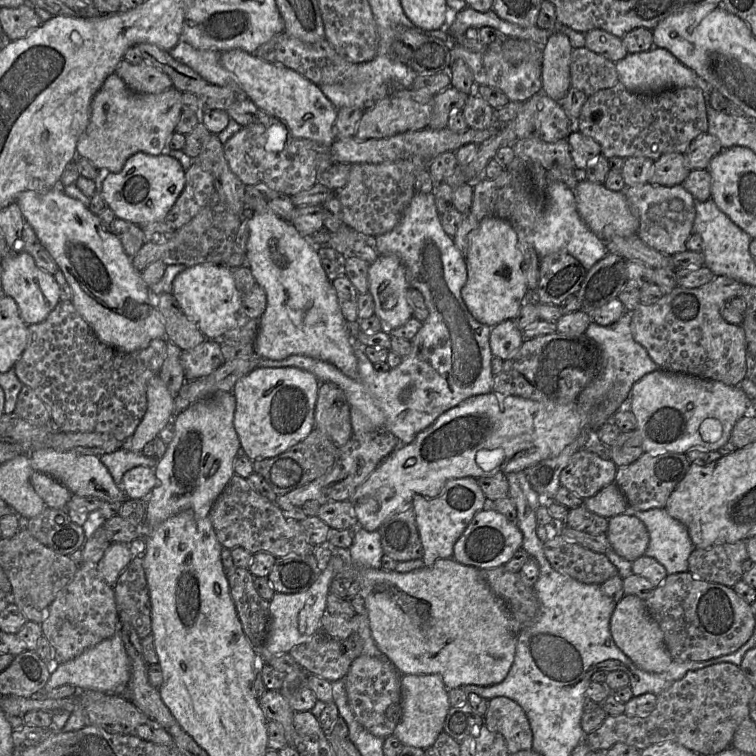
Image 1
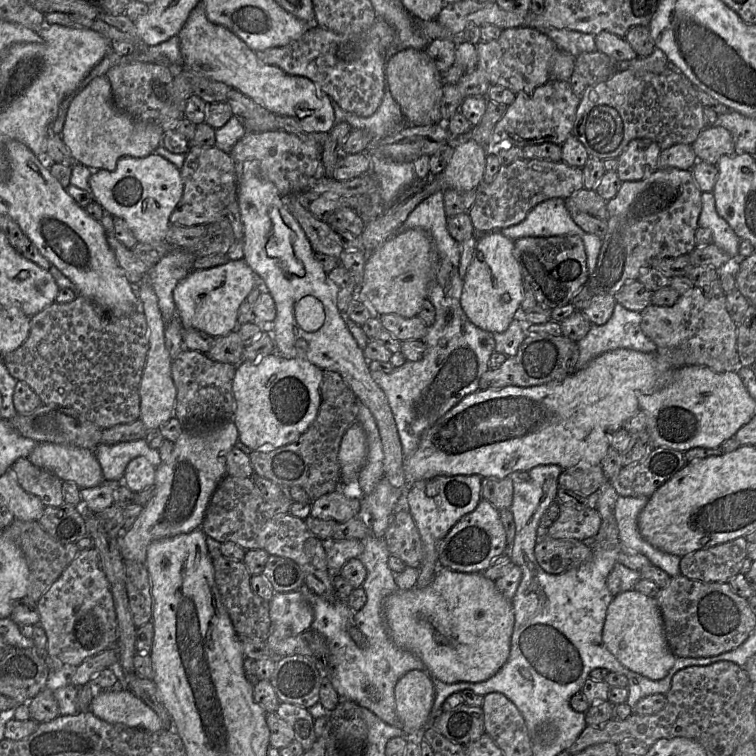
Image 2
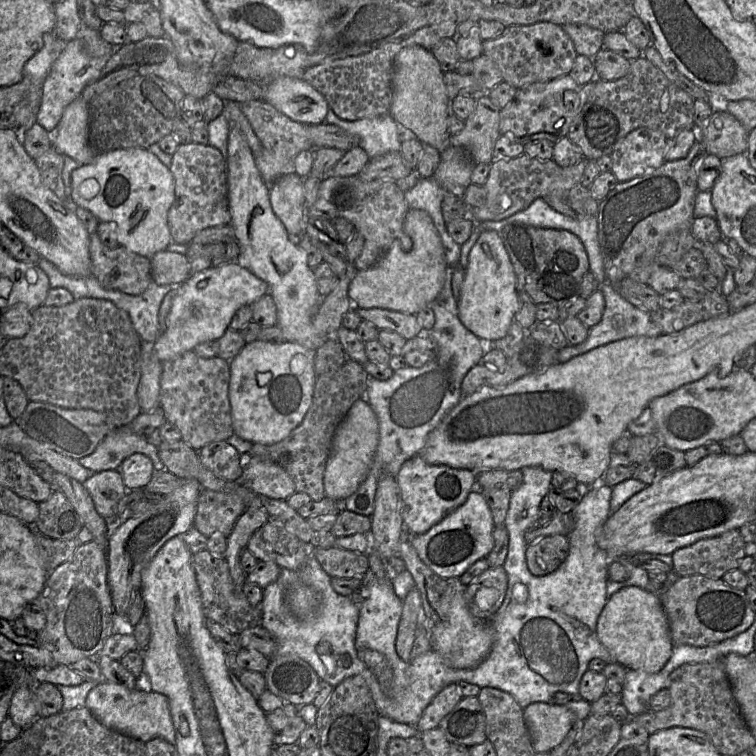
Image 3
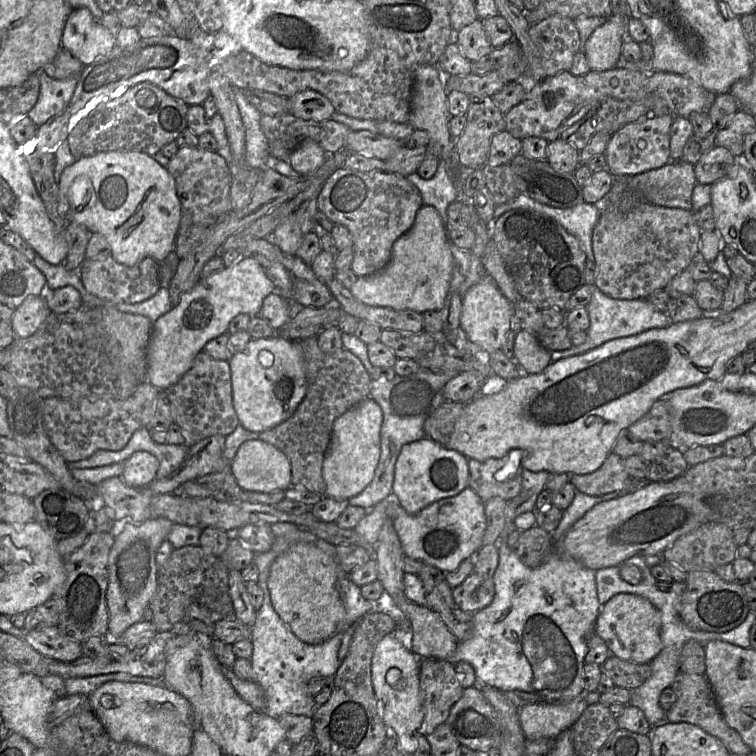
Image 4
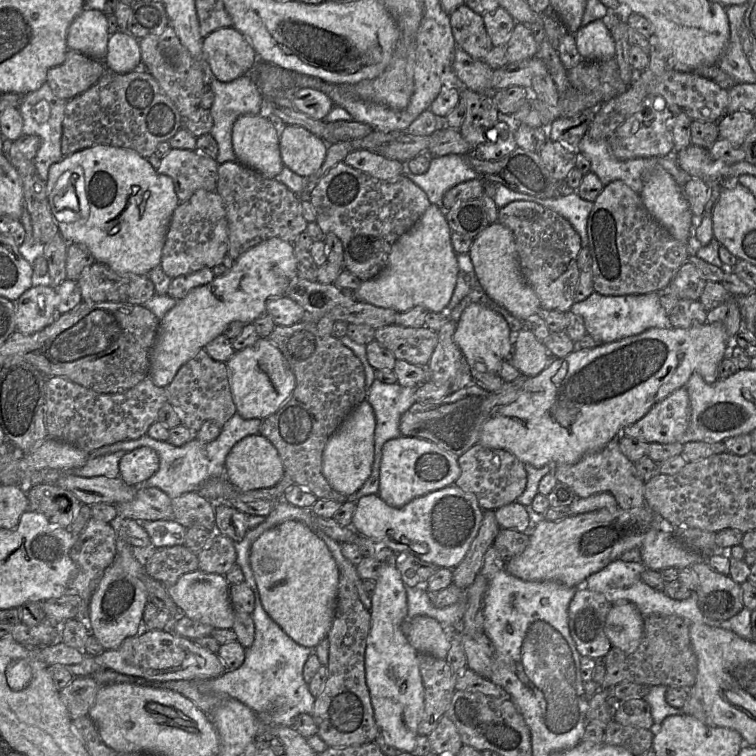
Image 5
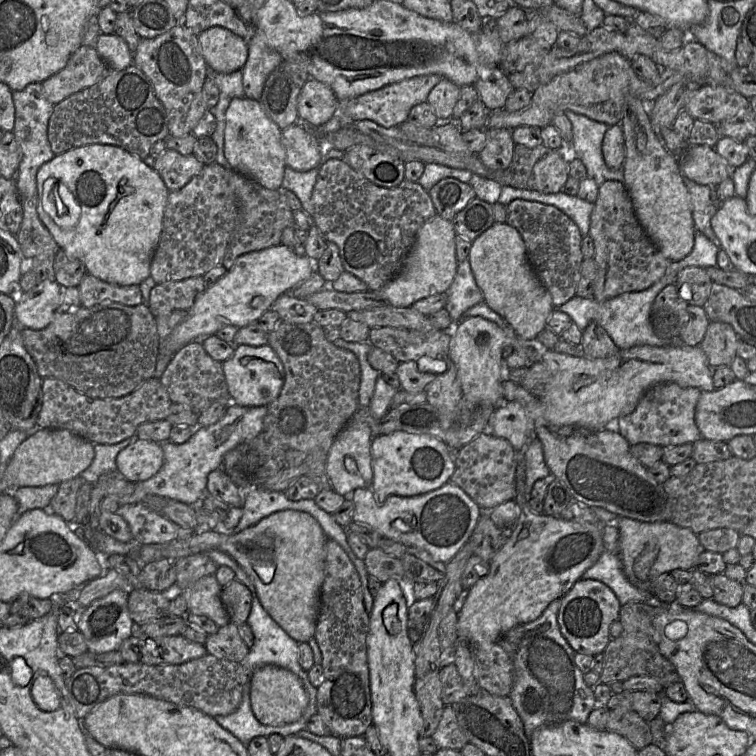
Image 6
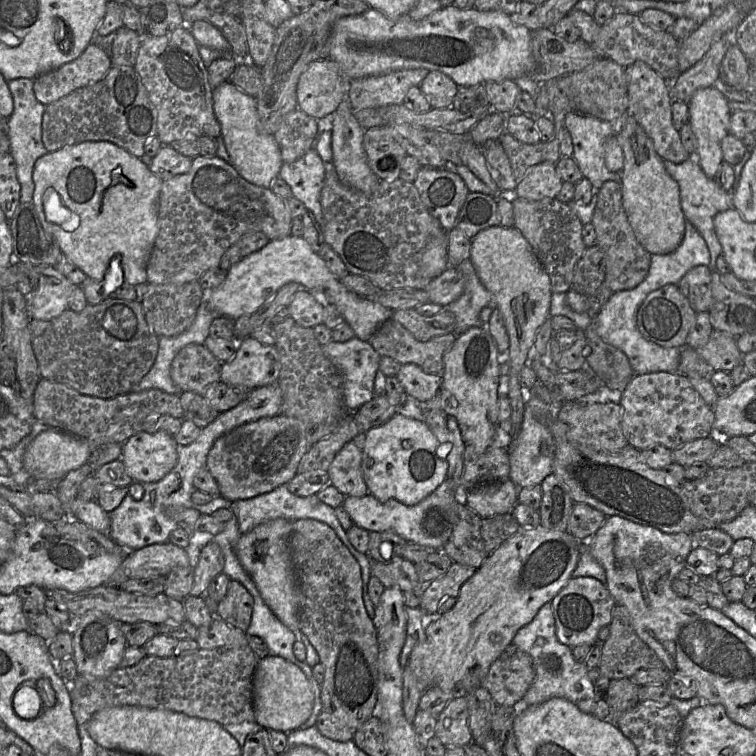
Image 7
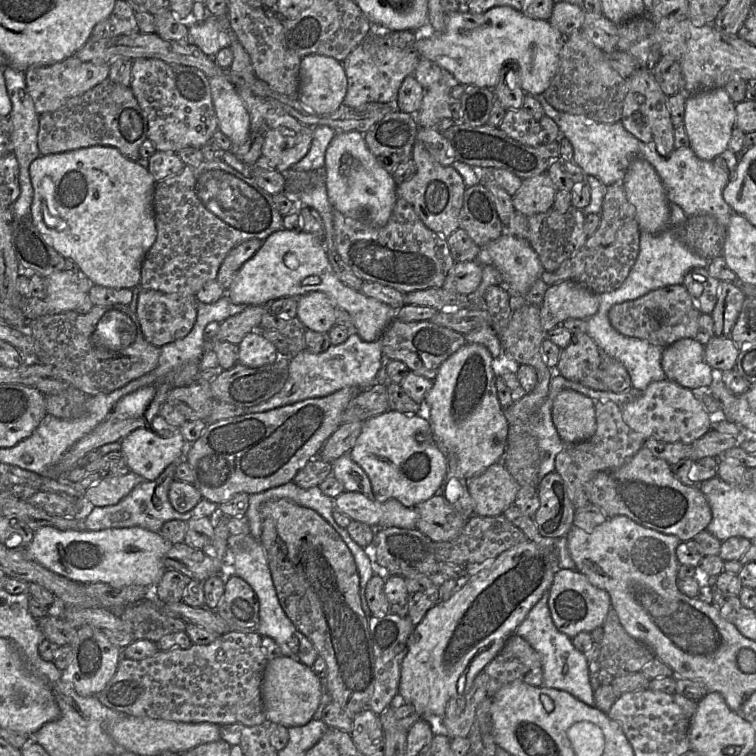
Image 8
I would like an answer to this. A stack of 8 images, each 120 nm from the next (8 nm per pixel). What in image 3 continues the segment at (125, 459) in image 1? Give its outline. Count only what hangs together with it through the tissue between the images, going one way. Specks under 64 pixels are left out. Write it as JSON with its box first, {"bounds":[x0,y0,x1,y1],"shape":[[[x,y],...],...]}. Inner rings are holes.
{"bounds":[78,424,168,473],"shape":[[[129,424],[113,428],[90,455],[78,462],[95,473],[118,470],[122,462],[134,453],[148,456],[156,472],[168,471],[158,455],[158,447],[150,444],[146,436],[135,434]]]}

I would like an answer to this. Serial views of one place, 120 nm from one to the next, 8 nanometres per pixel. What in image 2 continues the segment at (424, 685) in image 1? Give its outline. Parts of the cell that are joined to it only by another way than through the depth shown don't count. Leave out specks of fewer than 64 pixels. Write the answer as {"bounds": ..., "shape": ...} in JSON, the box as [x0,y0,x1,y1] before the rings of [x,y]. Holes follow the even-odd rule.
{"bounds":[395,670,435,733],"shape":[[[412,670],[401,677],[395,687],[395,698],[403,731],[417,733],[427,727],[435,700],[435,686],[426,671]]]}

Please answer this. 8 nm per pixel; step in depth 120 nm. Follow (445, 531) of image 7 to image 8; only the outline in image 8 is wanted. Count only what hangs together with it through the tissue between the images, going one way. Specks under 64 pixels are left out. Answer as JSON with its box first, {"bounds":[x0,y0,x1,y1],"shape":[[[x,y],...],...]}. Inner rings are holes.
{"bounds":[334,491,419,529],"shape":[[[344,491],[335,498],[334,504],[335,509],[351,520],[365,523],[374,529],[415,529],[419,518],[414,507],[405,507],[395,499],[378,502],[359,492]]]}

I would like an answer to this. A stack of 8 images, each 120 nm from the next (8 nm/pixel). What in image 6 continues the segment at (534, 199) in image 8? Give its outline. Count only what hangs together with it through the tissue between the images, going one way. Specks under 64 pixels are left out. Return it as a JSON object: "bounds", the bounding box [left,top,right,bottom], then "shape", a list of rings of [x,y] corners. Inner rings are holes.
{"bounds":[530,150,569,193],"shape":[[[549,150],[535,165],[530,178],[530,189],[544,193],[562,191],[569,177],[567,158],[559,150]]]}

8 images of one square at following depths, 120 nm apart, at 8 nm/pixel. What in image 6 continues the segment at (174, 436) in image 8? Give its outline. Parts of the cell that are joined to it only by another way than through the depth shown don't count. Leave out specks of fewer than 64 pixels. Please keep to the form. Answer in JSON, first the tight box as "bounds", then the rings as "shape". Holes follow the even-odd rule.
{"bounds":[116,439,164,483],"shape":[[[137,439],[118,453],[116,463],[124,478],[134,483],[142,482],[162,468],[164,453],[160,443]]]}

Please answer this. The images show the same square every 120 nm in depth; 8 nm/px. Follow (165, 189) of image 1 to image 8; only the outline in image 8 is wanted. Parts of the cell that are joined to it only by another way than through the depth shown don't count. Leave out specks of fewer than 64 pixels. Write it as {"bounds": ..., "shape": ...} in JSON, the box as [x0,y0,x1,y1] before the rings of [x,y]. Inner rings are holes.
{"bounds":[30,145,157,289],"shape":[[[94,145],[40,155],[30,165],[30,176],[34,189],[31,215],[45,240],[64,258],[75,261],[94,285],[130,289],[139,286],[144,258],[157,238],[154,210],[157,181],[150,171],[113,146]]]}

